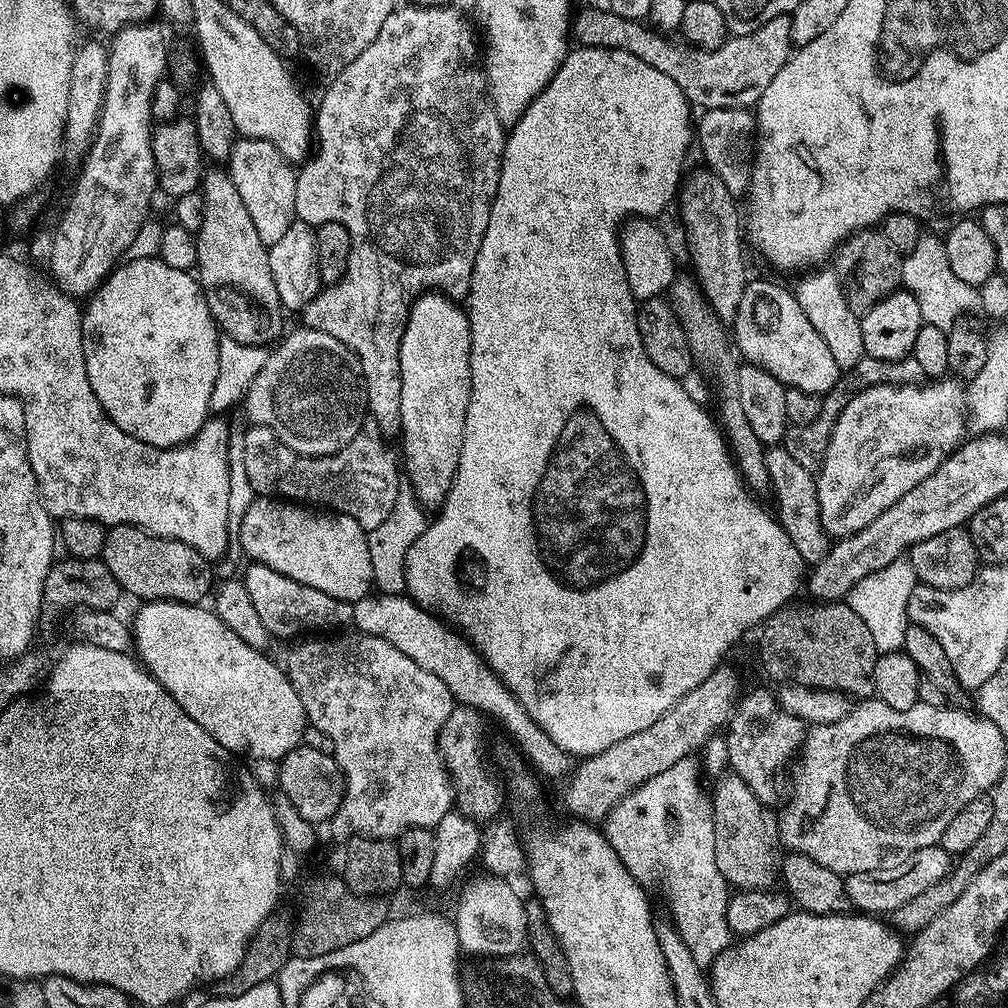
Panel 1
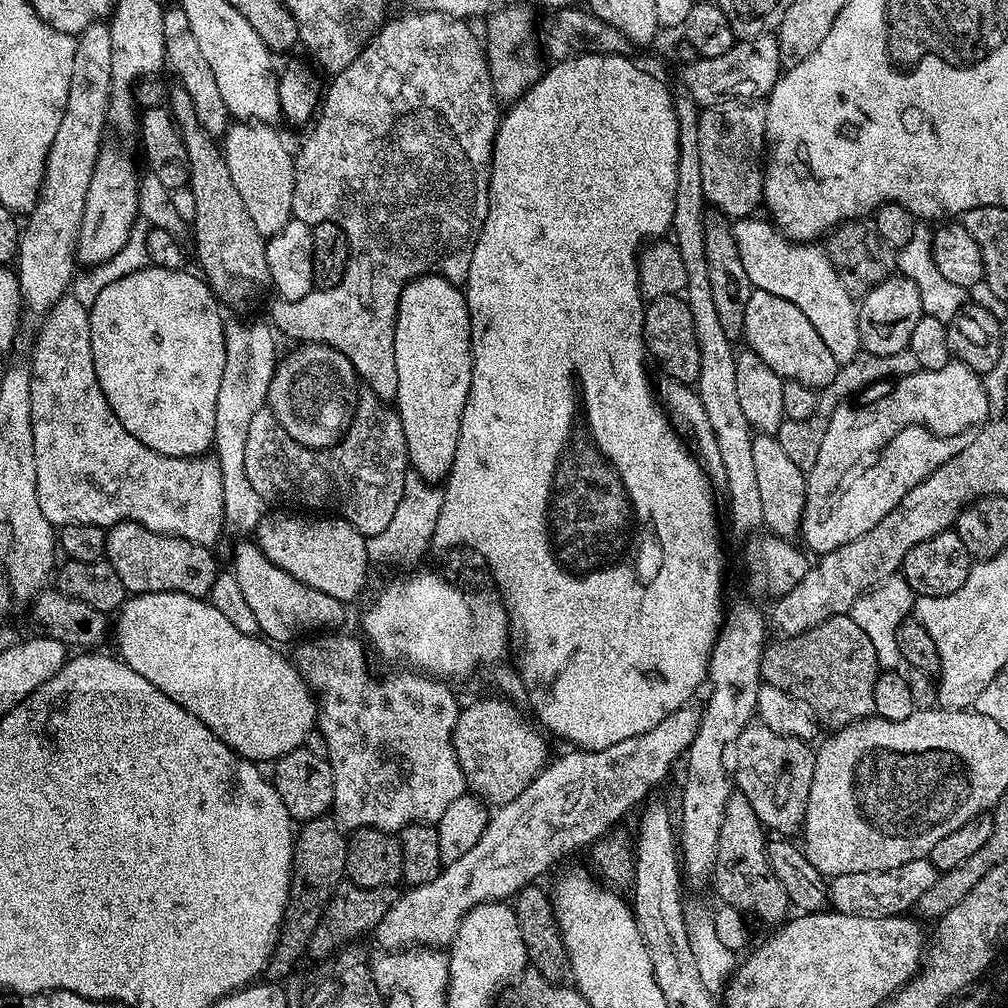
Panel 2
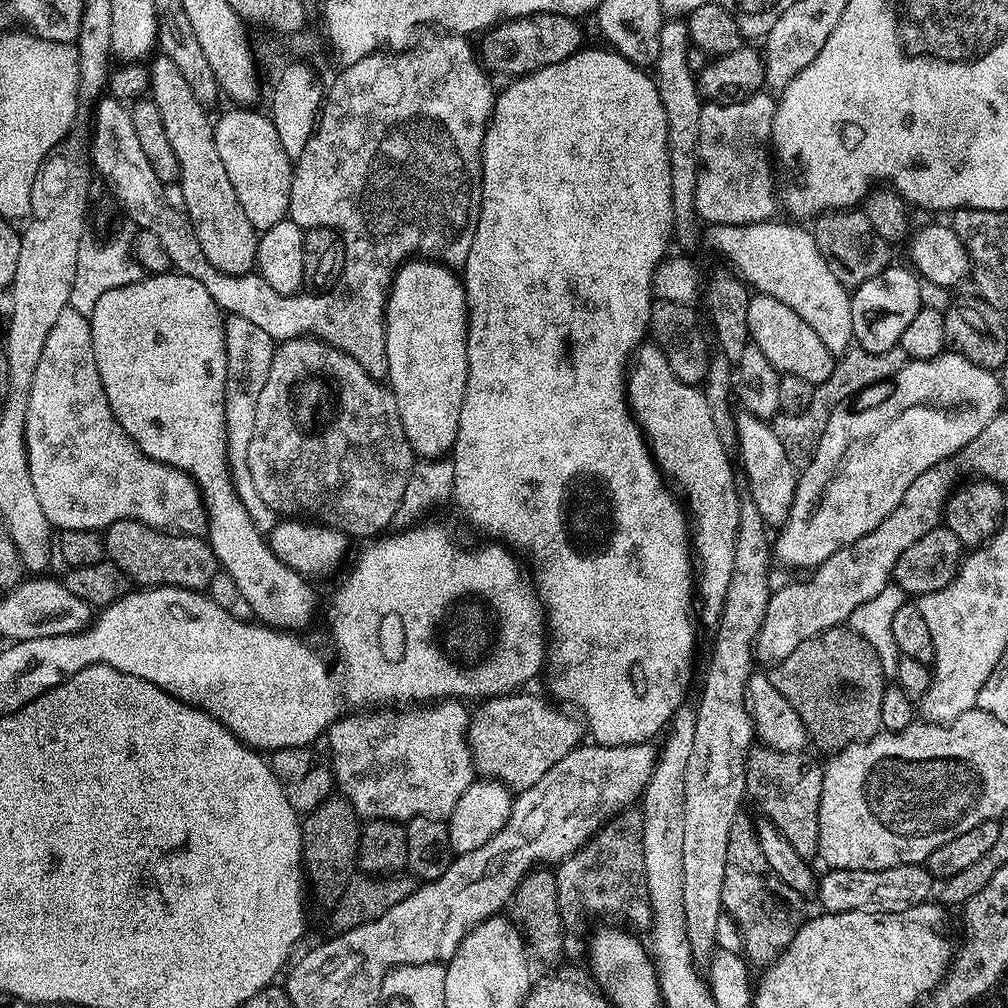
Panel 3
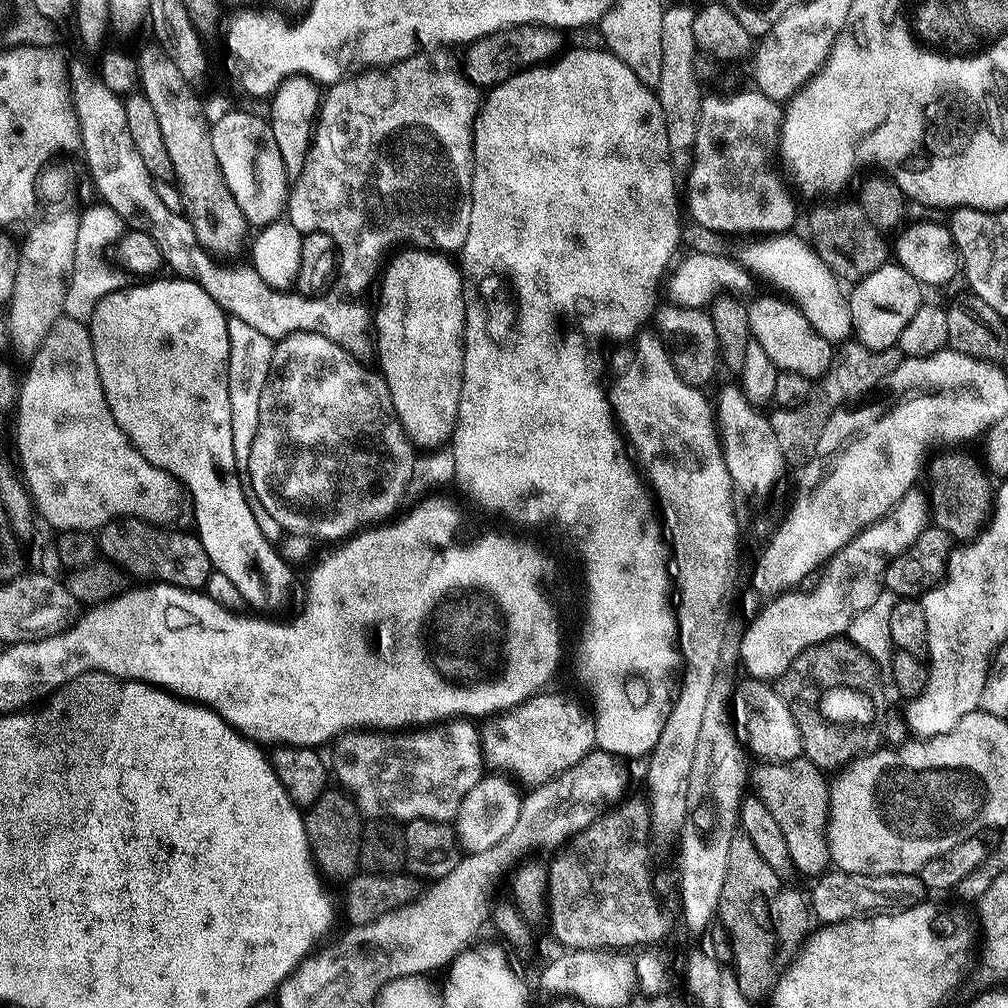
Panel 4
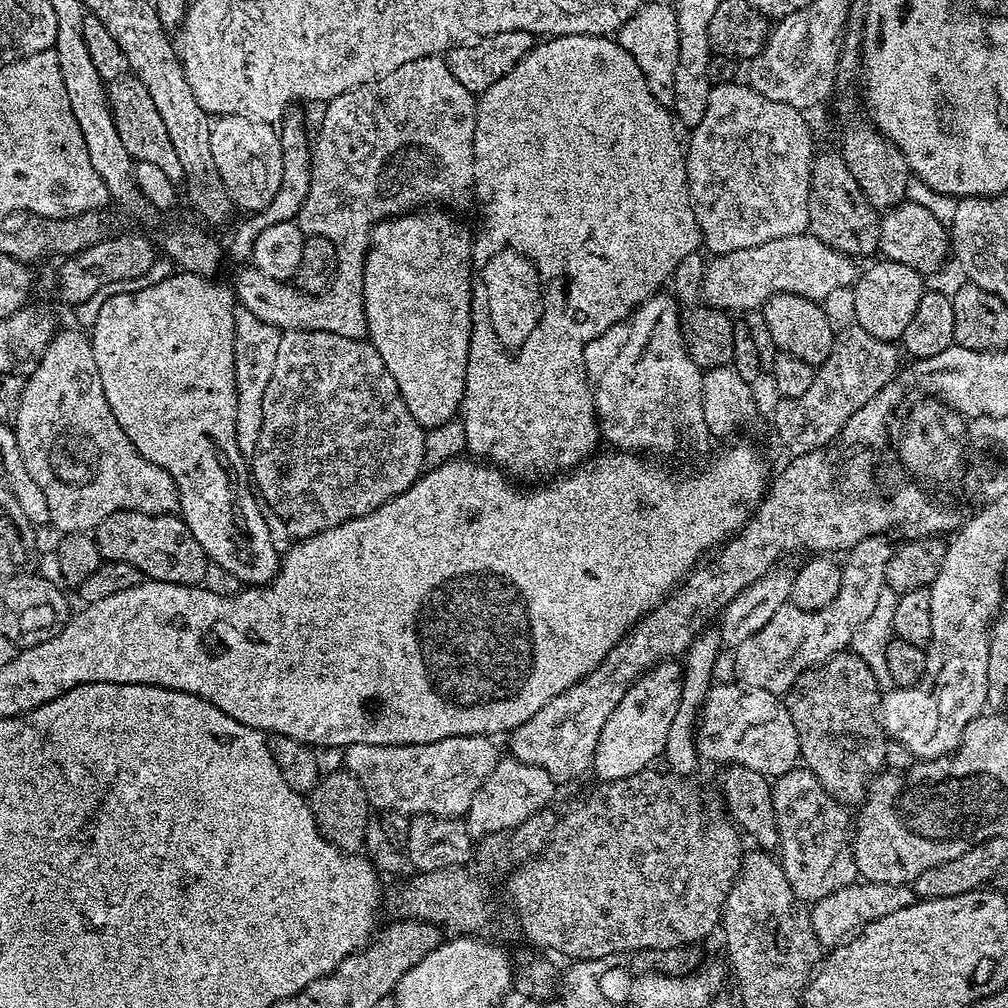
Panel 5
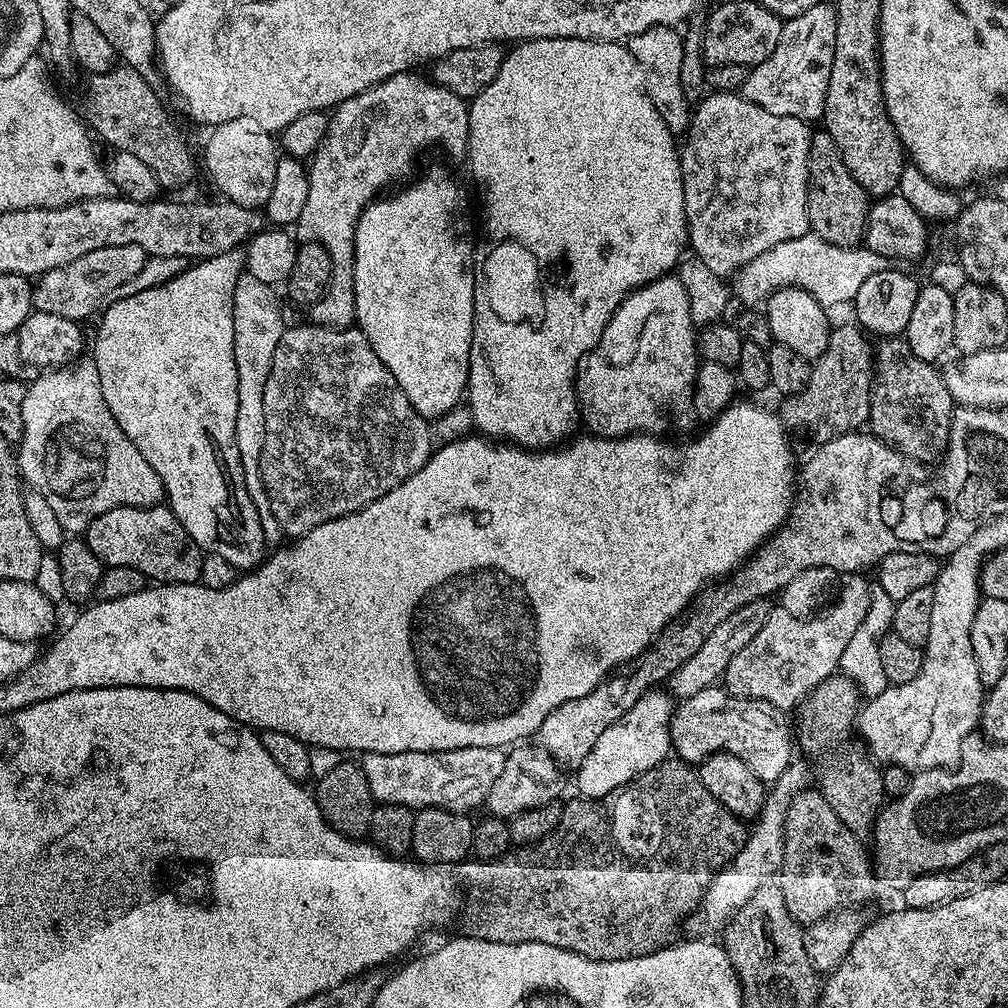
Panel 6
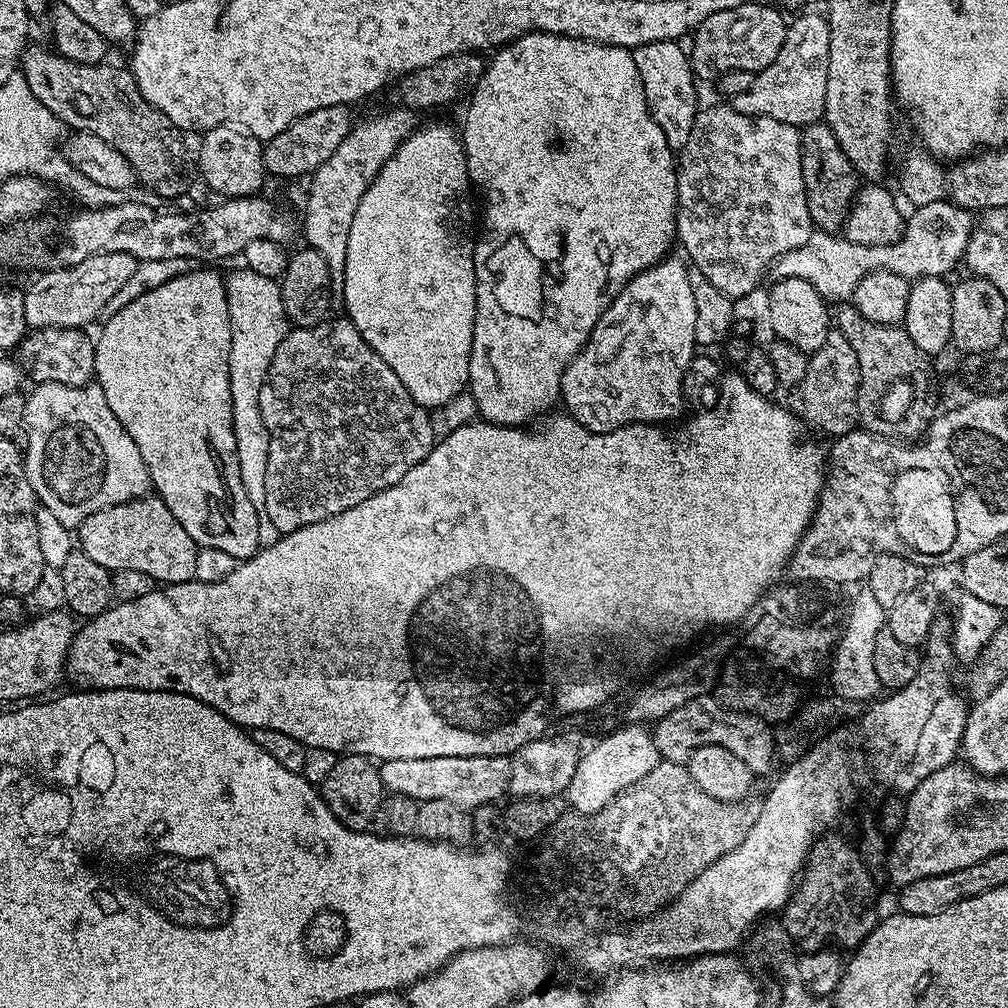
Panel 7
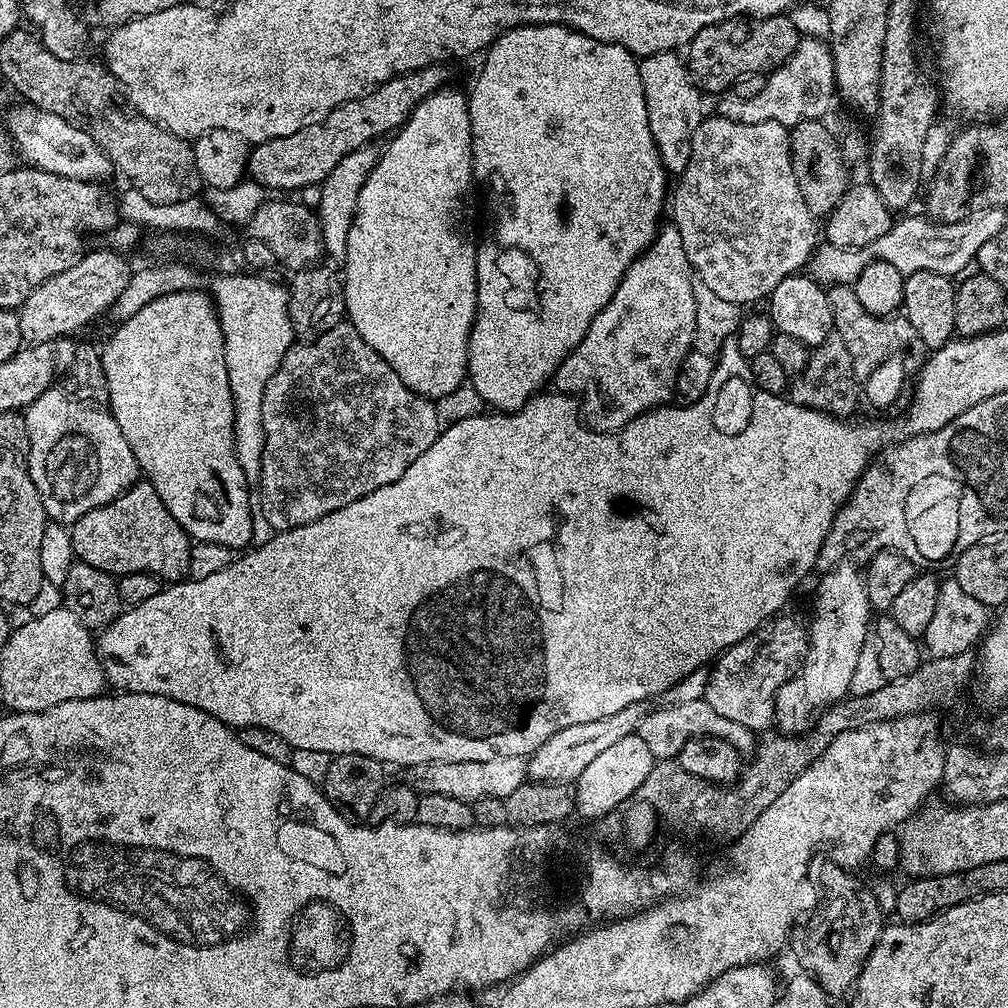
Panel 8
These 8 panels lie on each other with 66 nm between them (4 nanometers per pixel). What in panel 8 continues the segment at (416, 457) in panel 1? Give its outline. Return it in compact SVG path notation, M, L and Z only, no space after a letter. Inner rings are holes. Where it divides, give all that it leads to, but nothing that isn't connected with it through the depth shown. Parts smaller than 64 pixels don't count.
M445 86L439 88L436 92L430 93L430 95L410 113L404 123L401 124L399 128L395 129L394 135L387 141L389 144L385 146L384 152L382 148L382 151L377 155L376 165L370 170L370 174L366 178L366 182L358 194L356 213L352 219L350 234L346 238L346 254L342 261L342 267L344 267L344 276L342 275L342 283L344 286L344 310L347 323L352 324L354 330L358 330L358 334L366 342L366 346L373 348L373 350L375 350L376 353L395 370L398 374L398 378L402 378L402 382L409 390L415 392L418 396L426 396L433 402L438 398L442 398L442 394L450 394L450 390L458 390L458 386L465 383L468 374L468 336L472 332L472 323L476 317L476 250L478 244L477 241L472 241L472 220L468 217L468 191L474 188L474 177L472 175L472 127L470 126L470 118L468 117L467 95L465 95L463 91L460 93L458 89L452 87L453 86Z

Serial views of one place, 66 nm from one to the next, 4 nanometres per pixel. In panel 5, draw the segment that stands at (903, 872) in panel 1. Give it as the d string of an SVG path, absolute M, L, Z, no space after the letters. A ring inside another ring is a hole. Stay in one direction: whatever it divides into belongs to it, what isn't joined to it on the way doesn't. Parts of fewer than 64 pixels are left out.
M857 882L850 886L842 886L842 890L834 890L834 894L826 894L826 898L815 901L811 905L812 930L816 941L825 949L831 950L844 943L845 939L860 931L870 922L878 918L886 918L886 914L894 914L894 910L902 910L916 903L918 897L906 884L869 884Z

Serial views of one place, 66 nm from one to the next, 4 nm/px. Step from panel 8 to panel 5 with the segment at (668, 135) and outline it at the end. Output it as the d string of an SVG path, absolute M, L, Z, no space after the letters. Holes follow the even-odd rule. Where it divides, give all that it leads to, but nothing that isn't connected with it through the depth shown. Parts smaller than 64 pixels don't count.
M650 2L642 6L623 24L618 33L618 42L634 62L638 62L638 70L642 70L642 78L646 78L646 86L650 86L650 94L659 104L672 106L674 102L674 70L678 61L678 22L676 9L671 5Z

